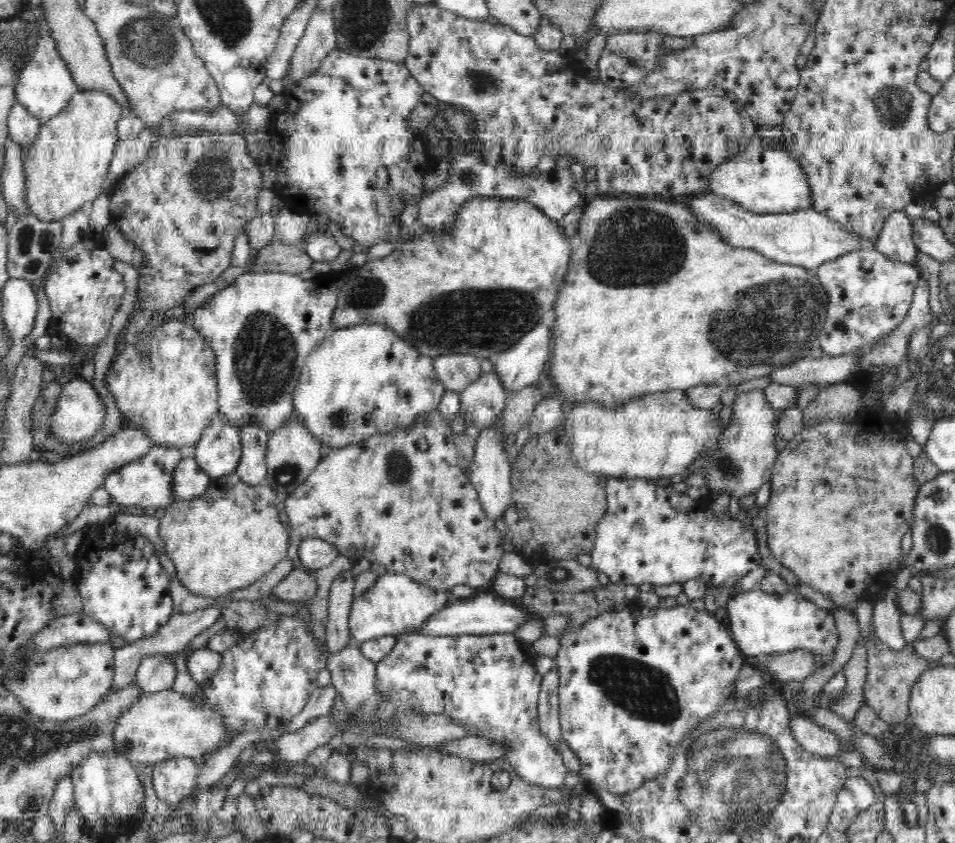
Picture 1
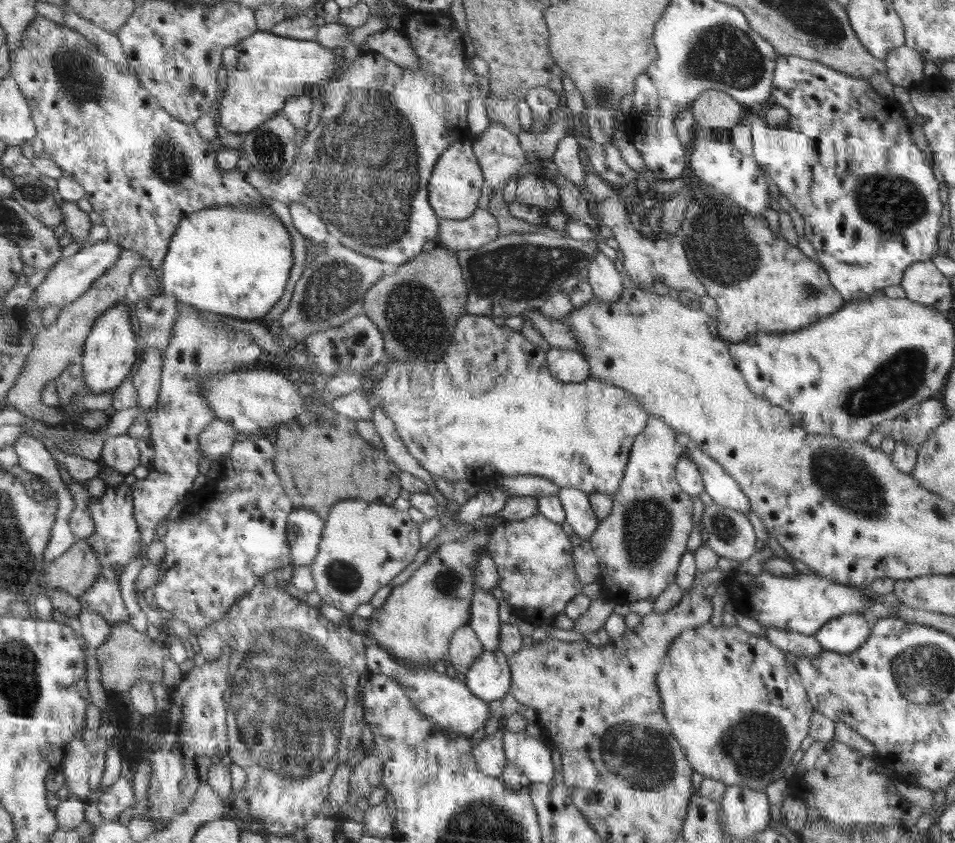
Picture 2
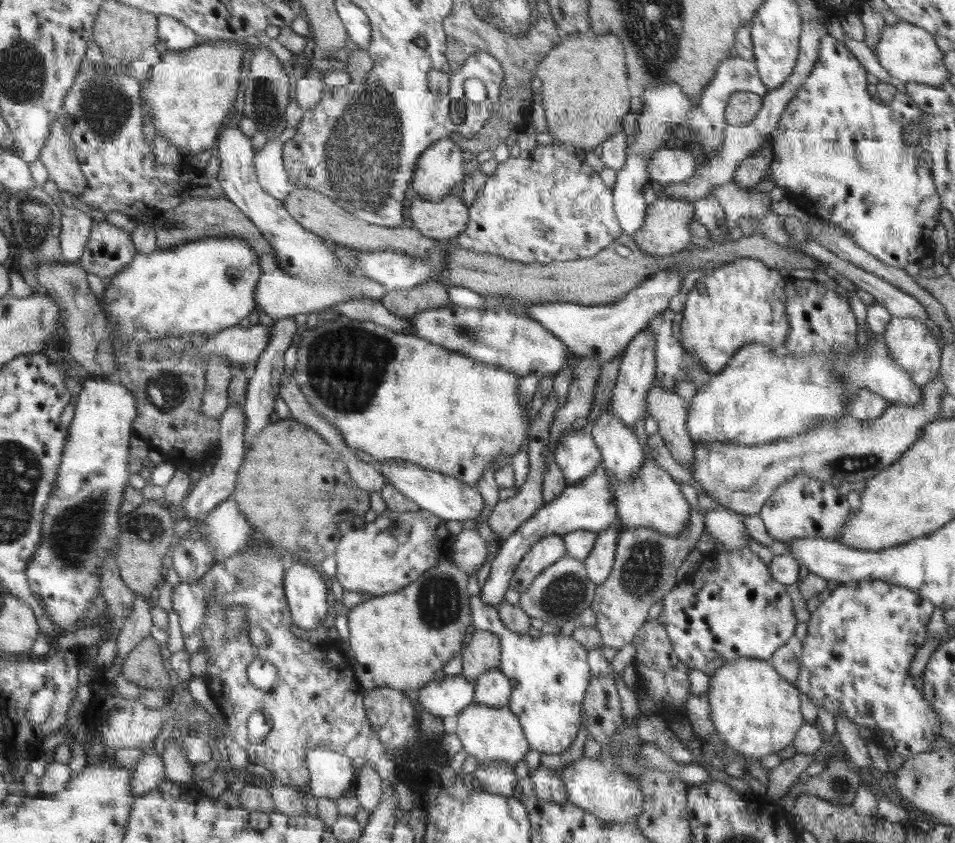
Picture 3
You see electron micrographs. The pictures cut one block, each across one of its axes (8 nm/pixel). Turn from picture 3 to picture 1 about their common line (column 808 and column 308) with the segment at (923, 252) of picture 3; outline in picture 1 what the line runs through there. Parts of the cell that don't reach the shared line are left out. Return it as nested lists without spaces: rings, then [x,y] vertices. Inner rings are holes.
[[[340,47],[331,50],[318,68],[295,82],[290,75],[283,76],[286,108],[277,116],[282,127],[283,157],[276,166],[276,189],[294,212],[314,216],[326,214],[329,220],[340,224],[342,234],[358,246],[372,247],[380,242],[392,242],[400,236],[409,240],[400,222],[400,214],[408,204],[422,200],[424,178],[431,168],[423,168],[424,142],[410,134],[408,116],[422,102],[424,89],[410,76],[404,62],[382,60],[381,57],[361,57]]]

